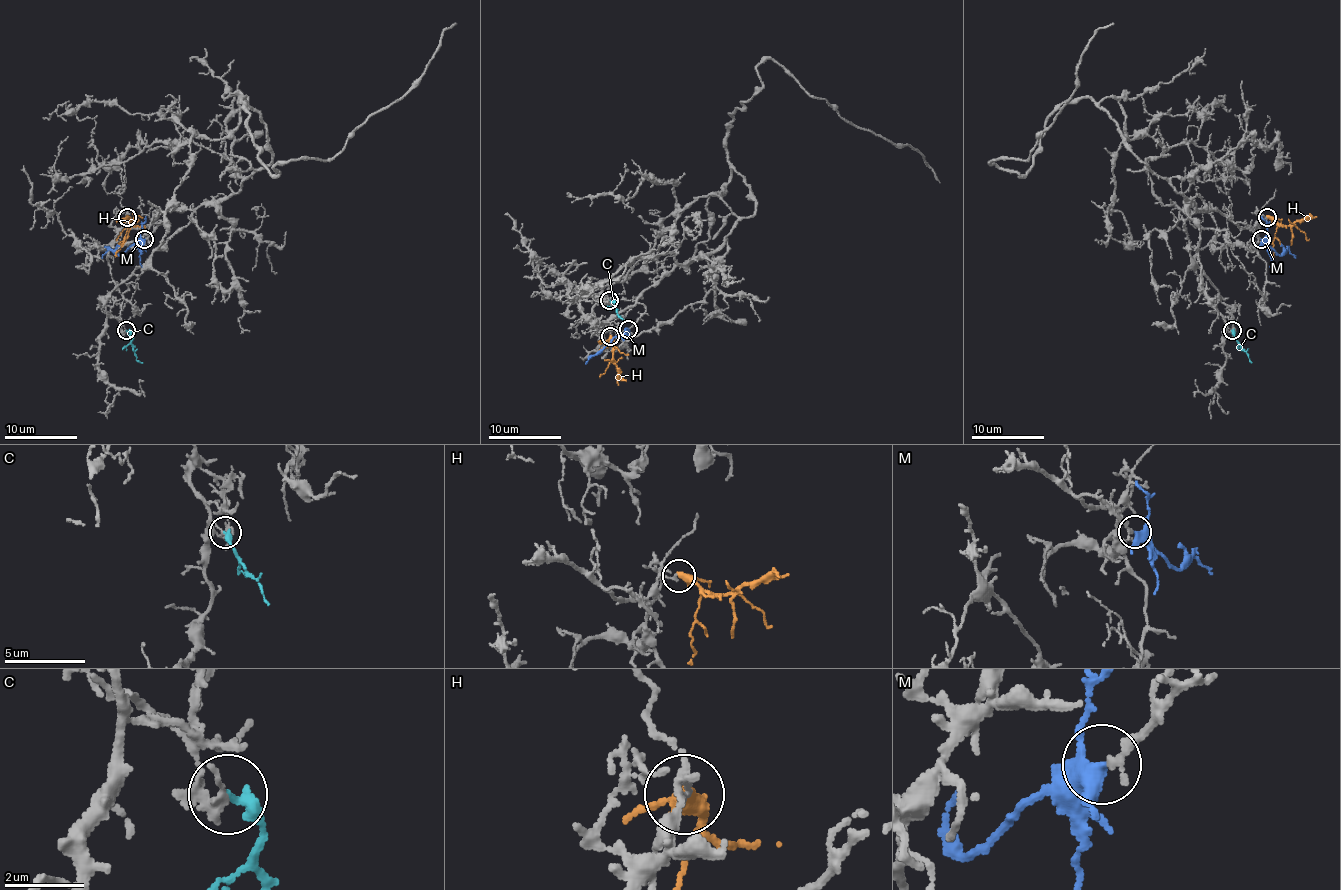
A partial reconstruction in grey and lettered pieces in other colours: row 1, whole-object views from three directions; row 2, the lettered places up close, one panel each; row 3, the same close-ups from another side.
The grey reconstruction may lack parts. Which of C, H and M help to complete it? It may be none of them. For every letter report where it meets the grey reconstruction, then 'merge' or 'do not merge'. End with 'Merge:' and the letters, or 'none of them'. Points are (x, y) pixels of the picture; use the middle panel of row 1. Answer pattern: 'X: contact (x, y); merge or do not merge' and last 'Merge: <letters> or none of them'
C: contact (609, 300); do not merge
H: contact (610, 336); do not merge
M: contact (628, 329); merge
Merge: M

